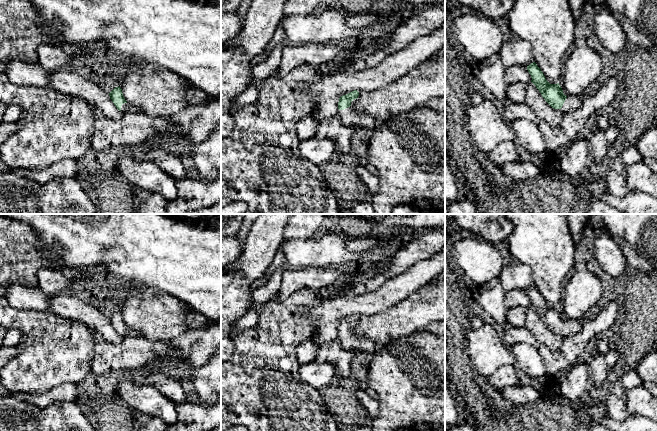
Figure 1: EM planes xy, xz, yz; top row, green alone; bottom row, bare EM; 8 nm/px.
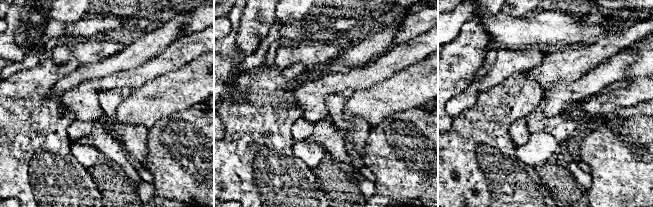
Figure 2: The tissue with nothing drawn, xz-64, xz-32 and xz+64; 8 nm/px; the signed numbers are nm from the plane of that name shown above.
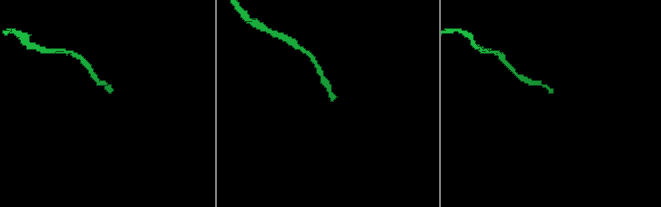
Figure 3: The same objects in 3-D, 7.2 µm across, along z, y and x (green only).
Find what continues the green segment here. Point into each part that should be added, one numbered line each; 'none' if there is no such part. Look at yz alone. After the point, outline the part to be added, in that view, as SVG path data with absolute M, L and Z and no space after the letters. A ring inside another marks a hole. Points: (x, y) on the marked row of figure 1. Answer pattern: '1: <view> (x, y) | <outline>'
1: yz (571, 103) | M587 91L582 92L581 94L576 96L567 96L562 108L557 110L567 113L577 109L581 105L582 100L584 99L586 94L587 94Z

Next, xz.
1: xz (350, 116) | M356 99L351 102L351 106L338 111L338 117L346 126L351 126L357 129L357 132L366 137L367 144L369 143L372 132L377 126L377 122L370 118L365 112L361 112L355 107Z

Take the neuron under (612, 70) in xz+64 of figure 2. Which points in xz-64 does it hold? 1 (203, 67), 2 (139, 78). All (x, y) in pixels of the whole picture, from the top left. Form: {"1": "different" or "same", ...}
{"1": "different", "2": "same"}

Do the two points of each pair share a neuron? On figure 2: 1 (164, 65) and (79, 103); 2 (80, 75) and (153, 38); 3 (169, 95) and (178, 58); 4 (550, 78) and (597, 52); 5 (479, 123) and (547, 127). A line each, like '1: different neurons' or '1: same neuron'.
1: same neuron
2: same neuron
3: different neurons
4: same neuron
5: different neurons

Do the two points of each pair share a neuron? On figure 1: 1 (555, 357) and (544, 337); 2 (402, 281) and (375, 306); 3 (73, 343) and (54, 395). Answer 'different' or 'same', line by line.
1: different
2: same
3: different

